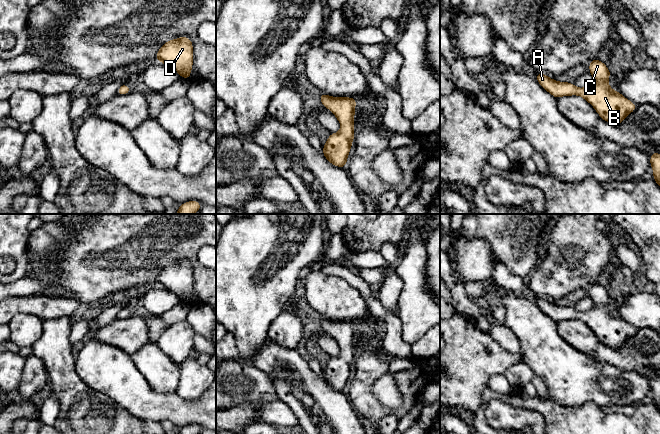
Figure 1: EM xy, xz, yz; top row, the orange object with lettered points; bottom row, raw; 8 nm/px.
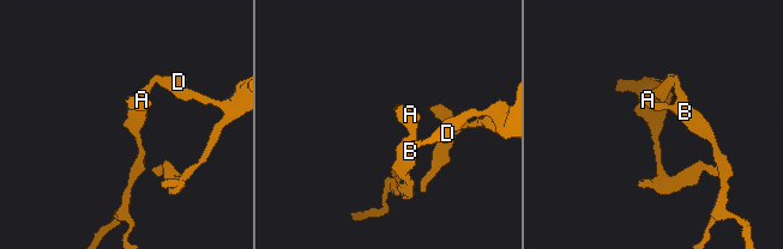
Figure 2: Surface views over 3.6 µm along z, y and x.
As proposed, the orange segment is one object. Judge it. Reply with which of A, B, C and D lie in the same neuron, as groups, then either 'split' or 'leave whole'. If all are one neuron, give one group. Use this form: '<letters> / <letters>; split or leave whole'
A B C D; leave whole

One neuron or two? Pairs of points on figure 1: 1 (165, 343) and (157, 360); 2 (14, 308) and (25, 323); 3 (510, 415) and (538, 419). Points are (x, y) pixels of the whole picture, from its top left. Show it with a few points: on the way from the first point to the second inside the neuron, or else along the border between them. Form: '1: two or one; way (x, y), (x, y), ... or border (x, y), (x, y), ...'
1: two; border (155, 342), (178, 365)
2: two; border (41, 319), (31, 314), (16, 313), (10, 320)
3: one; way (517, 417), (531, 418)

